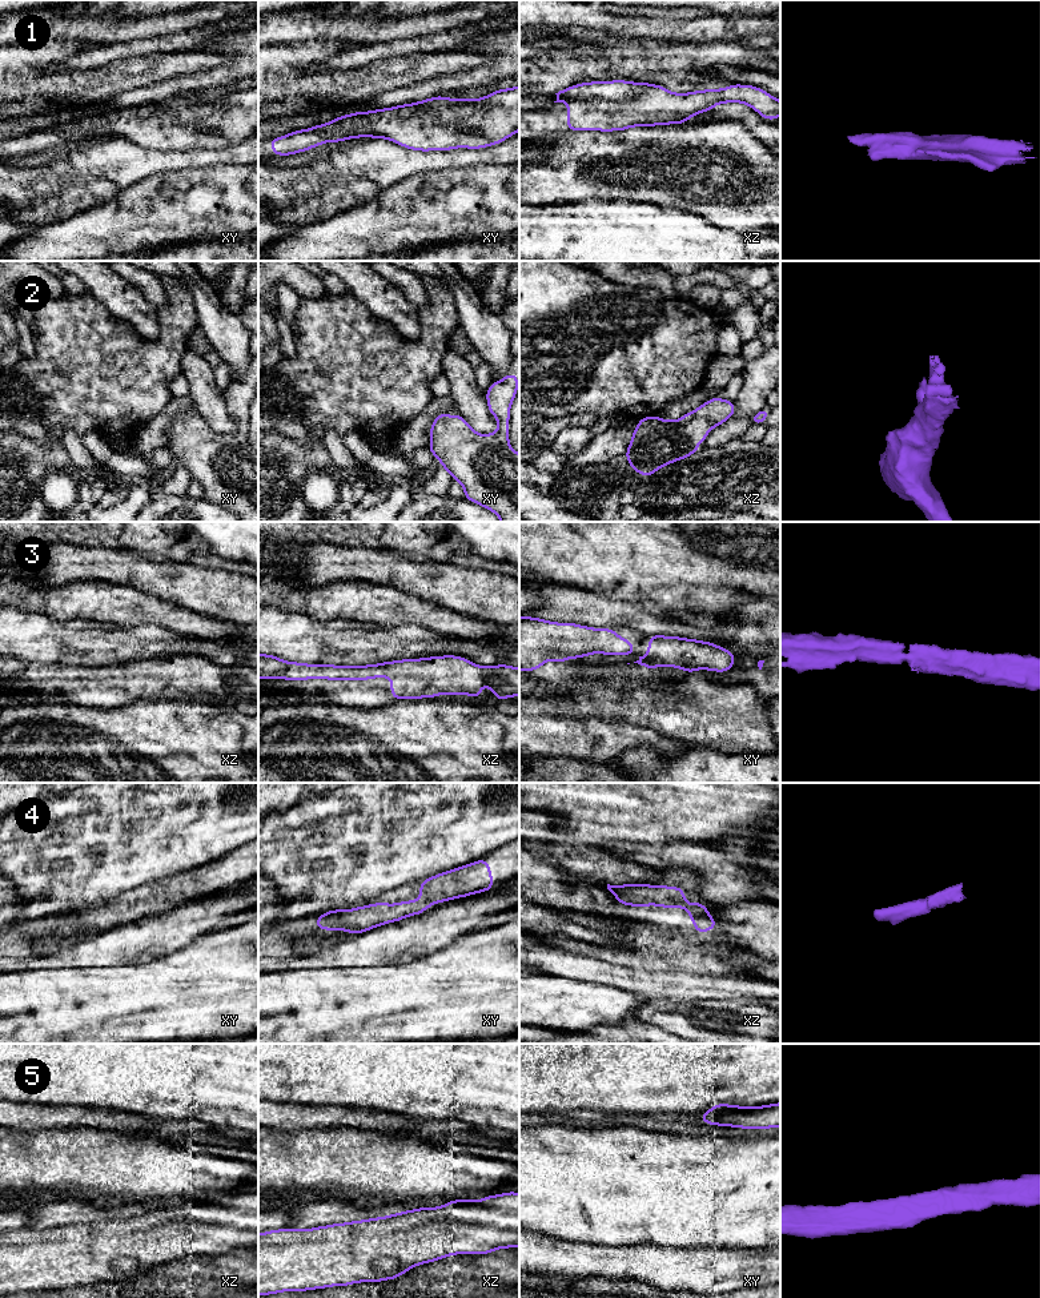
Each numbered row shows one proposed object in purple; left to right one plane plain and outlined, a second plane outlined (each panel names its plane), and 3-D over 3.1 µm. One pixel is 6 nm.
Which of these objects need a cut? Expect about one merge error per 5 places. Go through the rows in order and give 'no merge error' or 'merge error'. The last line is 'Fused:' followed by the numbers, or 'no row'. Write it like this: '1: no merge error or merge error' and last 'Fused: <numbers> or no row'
1: no merge error
2: no merge error
3: no merge error
4: no merge error
5: no merge error
Fused: no row

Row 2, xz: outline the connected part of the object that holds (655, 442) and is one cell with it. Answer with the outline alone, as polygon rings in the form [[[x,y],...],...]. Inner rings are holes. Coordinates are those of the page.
[[[712,397],[678,421],[658,415],[641,418],[623,453],[629,467],[635,469],[641,477],[651,477],[658,469],[688,458],[702,449],[695,442],[704,442],[707,430],[734,417],[735,410],[732,401]]]

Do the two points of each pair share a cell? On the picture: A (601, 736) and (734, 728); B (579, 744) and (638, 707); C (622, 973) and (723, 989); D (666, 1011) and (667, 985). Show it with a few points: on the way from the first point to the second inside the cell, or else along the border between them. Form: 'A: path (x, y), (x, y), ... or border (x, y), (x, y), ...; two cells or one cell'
A: border (625, 720), (647, 727); two cells
B: border (625, 720), (647, 727); two cells
C: path (647, 983), (698, 988); one cell
D: border (643, 996), (695, 1001); two cells

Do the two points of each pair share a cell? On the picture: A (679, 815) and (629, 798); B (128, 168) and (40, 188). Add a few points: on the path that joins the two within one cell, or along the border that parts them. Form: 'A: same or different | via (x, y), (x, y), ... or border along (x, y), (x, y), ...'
A: same | via (667, 803), (665, 800), (641, 800)
B: same | via (107, 168), (79, 168), (61, 183)

